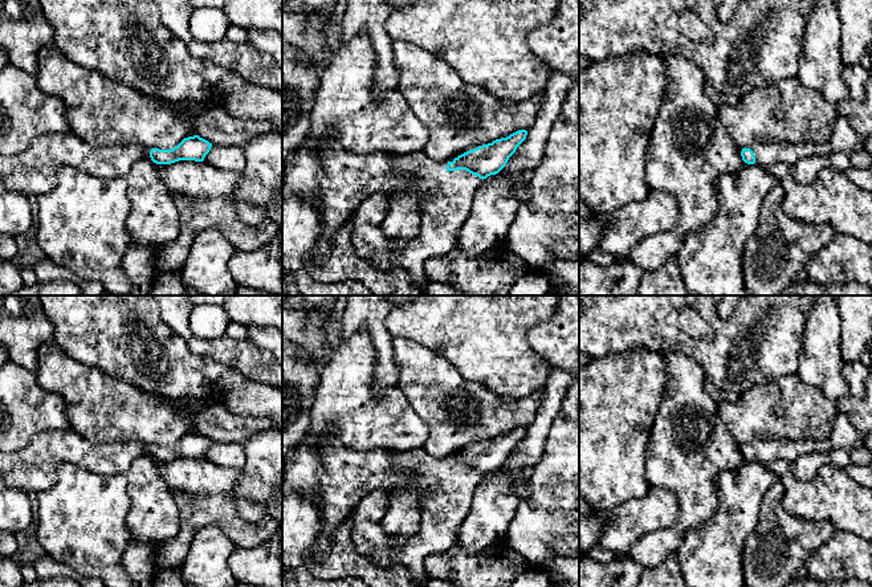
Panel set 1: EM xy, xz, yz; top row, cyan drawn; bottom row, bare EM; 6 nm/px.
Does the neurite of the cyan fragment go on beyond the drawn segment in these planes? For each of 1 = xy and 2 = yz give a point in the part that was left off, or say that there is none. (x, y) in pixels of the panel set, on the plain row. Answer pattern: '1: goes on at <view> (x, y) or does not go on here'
1: goes on at xy (33, 468)
2: goes on at yz (789, 449)

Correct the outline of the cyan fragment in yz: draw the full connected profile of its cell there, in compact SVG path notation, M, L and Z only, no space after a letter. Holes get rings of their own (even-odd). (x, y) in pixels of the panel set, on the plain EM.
M754 439L753 441L741 445L743 460L762 462L765 460L787 460L795 461L806 453L828 453L832 449L830 440L785 440L785 441L765 441Z

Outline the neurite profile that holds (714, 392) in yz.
M705 379L705 391L717 403L737 403L739 395L720 390L710 379Z

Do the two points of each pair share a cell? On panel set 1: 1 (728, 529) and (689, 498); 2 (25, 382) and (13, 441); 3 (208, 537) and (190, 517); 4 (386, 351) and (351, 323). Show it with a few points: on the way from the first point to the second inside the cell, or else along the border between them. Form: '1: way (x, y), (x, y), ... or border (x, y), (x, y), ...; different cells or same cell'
1: border (716, 485), (716, 512), (708, 520), (687, 532); different cells
2: way (16, 396), (13, 427); same cell
3: border (229, 538), (207, 525), (195, 535), (186, 557); different cells
4: way (381, 338), (374, 322), (365, 316); same cell

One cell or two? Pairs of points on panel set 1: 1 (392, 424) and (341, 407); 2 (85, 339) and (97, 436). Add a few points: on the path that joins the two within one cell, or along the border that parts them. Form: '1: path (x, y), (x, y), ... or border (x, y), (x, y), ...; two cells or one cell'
1: path (379, 423), (366, 423), (354, 411); one cell
2: border (62, 349), (76, 361), (96, 366), (118, 378); two cells

